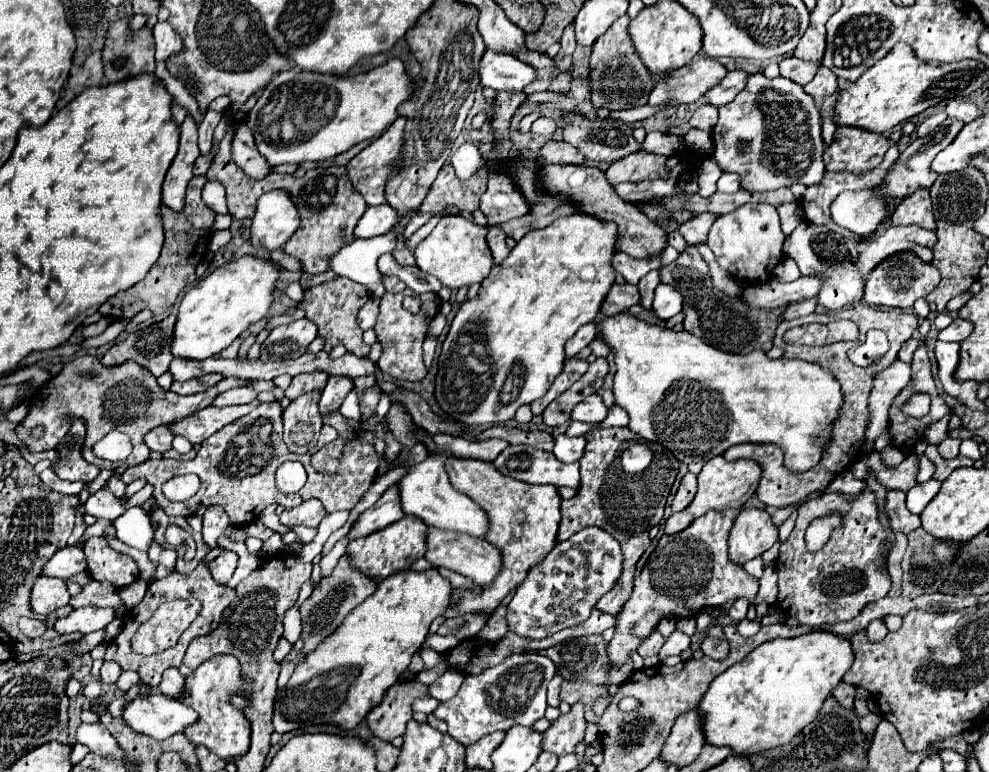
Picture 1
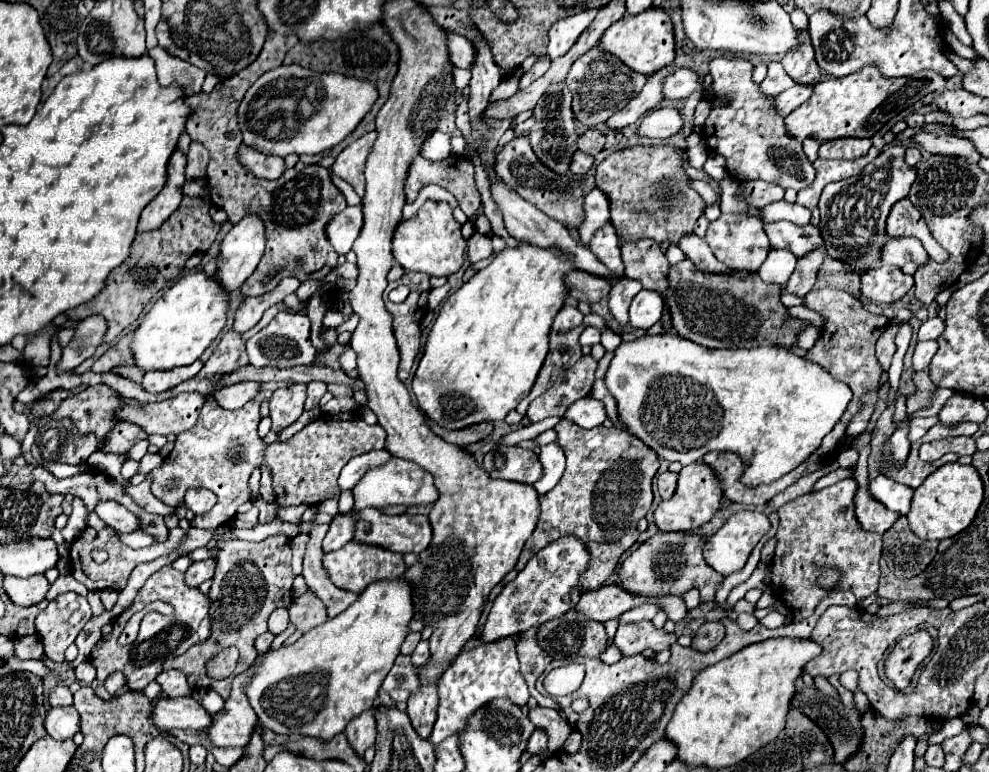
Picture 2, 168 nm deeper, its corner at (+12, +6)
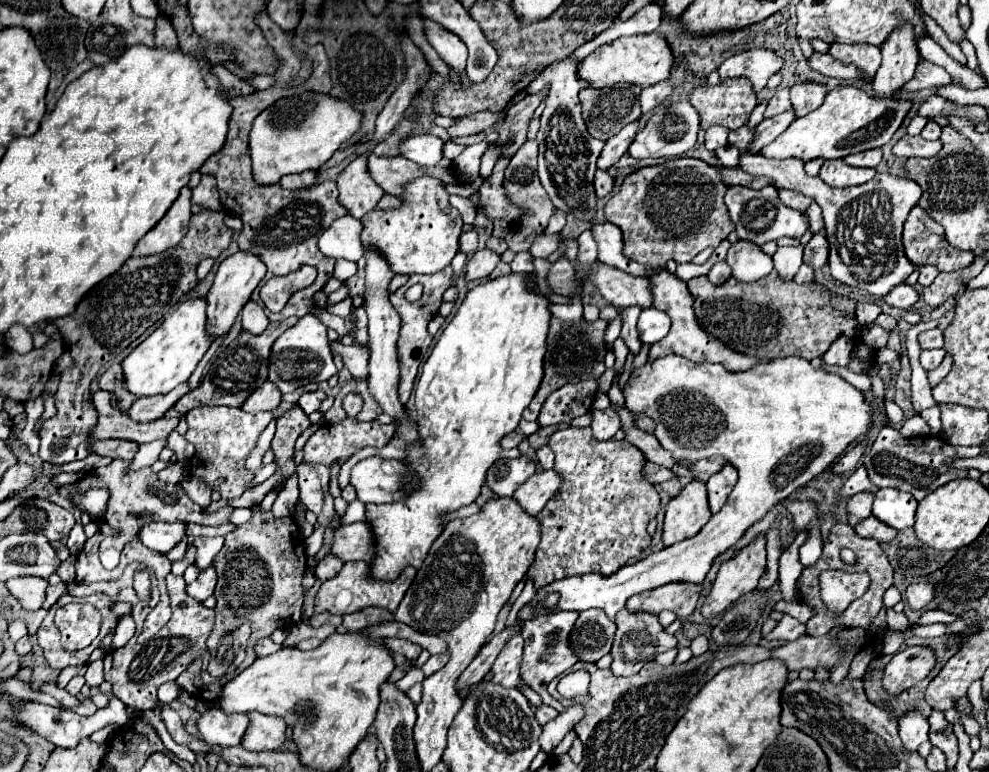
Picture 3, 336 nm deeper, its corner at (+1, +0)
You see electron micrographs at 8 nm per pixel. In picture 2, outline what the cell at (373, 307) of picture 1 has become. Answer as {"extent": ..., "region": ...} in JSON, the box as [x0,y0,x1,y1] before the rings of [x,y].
{"extent":[322,310,350,328],"region":[[[328,310],[328,312],[324,314],[322,324],[324,324],[326,328],[336,328],[336,326],[340,326],[340,324],[348,322],[348,320],[350,320],[350,316],[342,314],[340,310]]]}

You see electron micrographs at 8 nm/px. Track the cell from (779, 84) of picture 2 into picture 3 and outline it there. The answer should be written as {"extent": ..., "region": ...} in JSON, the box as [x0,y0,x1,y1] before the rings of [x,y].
{"extent":[765,88,791,118],"region":[[[779,88],[775,92],[775,96],[767,102],[767,110],[765,110],[765,118],[773,118],[777,114],[783,114],[791,108],[791,102],[789,102],[789,90],[787,88]]]}

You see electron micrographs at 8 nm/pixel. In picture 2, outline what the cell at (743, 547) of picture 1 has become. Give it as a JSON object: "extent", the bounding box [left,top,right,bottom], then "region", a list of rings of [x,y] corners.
{"extent":[704,510,770,576],"region":[[[742,510],[742,512],[734,514],[734,516],[730,516],[722,524],[722,528],[704,544],[704,558],[708,560],[708,564],[716,572],[720,572],[724,576],[728,576],[732,572],[738,572],[746,564],[746,560],[748,560],[750,552],[754,550],[754,546],[760,542],[762,536],[766,536],[768,530],[770,530],[770,520],[768,520],[768,516],[764,512]]]}

